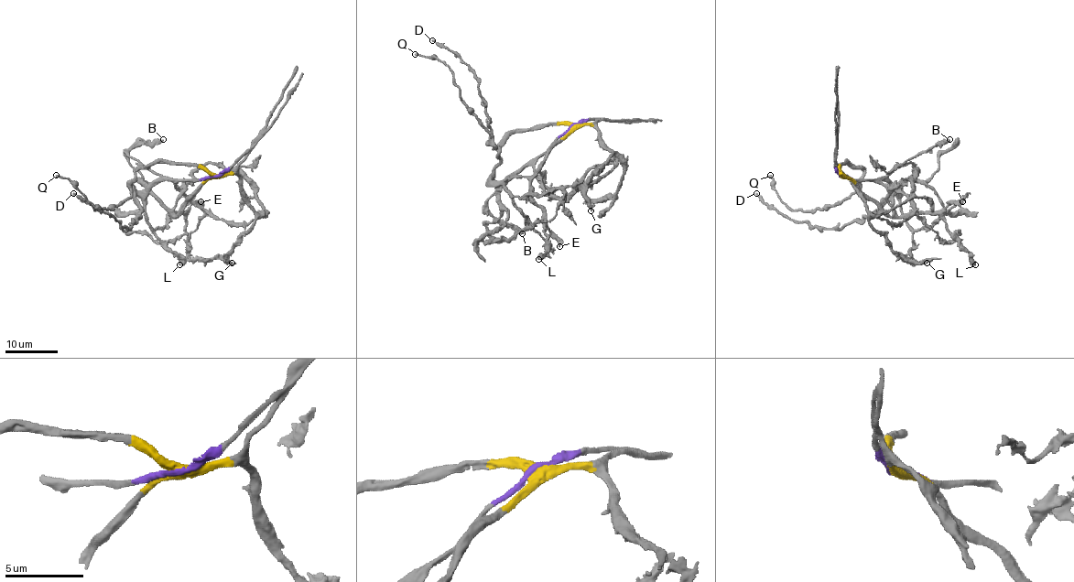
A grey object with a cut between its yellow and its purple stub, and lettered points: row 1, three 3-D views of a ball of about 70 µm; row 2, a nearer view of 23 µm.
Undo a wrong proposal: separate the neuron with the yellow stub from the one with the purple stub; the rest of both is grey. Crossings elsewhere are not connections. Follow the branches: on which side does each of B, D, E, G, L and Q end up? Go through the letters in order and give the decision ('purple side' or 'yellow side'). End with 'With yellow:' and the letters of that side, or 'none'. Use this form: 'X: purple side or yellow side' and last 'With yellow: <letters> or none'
B: purple side
D: purple side
E: yellow side
G: yellow side
L: yellow side
Q: yellow side
With yellow: E, G, L, Q

